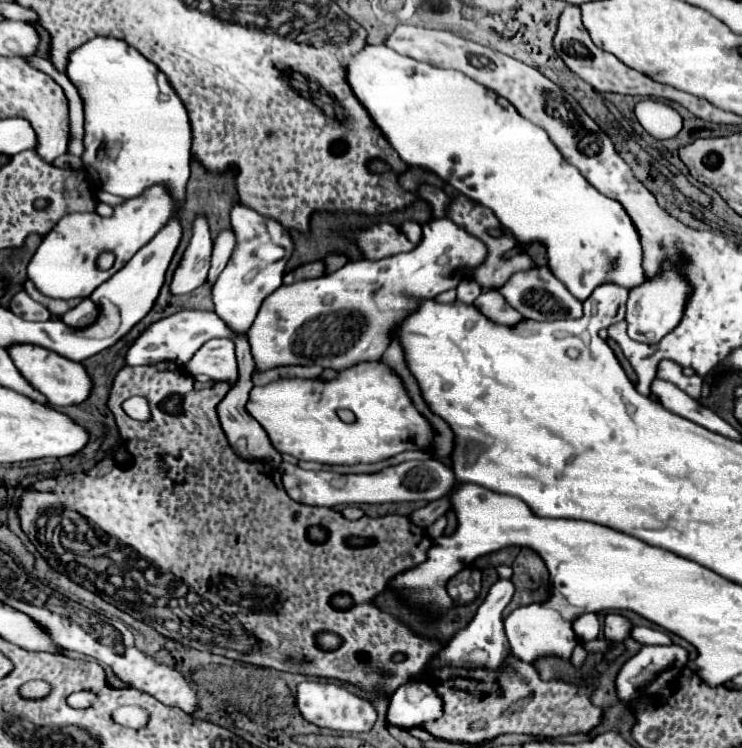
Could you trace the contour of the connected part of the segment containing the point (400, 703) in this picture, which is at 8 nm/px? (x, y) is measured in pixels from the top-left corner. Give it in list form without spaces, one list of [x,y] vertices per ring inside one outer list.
[[[406,683],[400,685],[388,707],[388,721],[402,729],[420,727],[422,723],[436,721],[444,715],[444,701],[432,685]]]

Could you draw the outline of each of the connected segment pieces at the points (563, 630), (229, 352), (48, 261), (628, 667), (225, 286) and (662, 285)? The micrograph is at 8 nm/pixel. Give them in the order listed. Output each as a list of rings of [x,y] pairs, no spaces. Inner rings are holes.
[[[522,609],[512,611],[506,621],[506,637],[512,645],[512,653],[524,661],[534,665],[540,657],[560,657],[570,659],[574,647],[578,645],[578,639],[574,633],[570,633],[570,621],[564,621],[562,617],[522,617]]]
[[[227,338],[209,340],[194,354],[185,369],[192,376],[208,375],[212,381],[224,381],[234,387],[238,383],[234,343]],[[214,371],[218,375],[216,379]]]
[[[152,187],[146,195],[128,199],[114,207],[112,217],[100,217],[96,213],[70,213],[62,217],[54,229],[42,239],[32,255],[26,273],[36,289],[52,299],[90,297],[92,291],[118,273],[170,219],[174,203],[164,187]],[[100,251],[112,251],[116,255],[114,265],[108,271],[96,267]]]
[[[668,645],[668,647],[642,647],[632,659],[628,659],[618,677],[618,699],[622,703],[630,703],[632,699],[638,699],[638,691],[632,691],[632,687],[642,687],[652,683],[664,669],[668,667],[684,667],[688,661],[686,649],[680,645]]]
[[[236,203],[232,207],[232,231],[236,235],[234,255],[224,271],[218,275],[218,281],[212,287],[214,311],[226,321],[234,331],[244,333],[256,319],[256,313],[266,299],[266,295],[274,293],[278,285],[282,285],[282,277],[286,273],[286,265],[294,251],[294,241],[290,231],[276,219],[258,215],[256,211],[242,207]]]
[[[666,263],[656,279],[648,279],[644,285],[630,291],[628,311],[626,311],[628,337],[640,343],[658,343],[666,333],[670,333],[680,323],[688,293],[690,293],[690,283],[682,279],[676,267],[670,267],[670,263]]]

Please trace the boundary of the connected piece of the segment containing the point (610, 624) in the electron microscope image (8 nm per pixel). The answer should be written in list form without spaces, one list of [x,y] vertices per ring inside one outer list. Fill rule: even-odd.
[[[610,613],[606,615],[606,621],[604,621],[604,635],[608,641],[624,641],[628,635],[630,635],[630,623],[626,617],[622,615],[616,615],[616,613]]]

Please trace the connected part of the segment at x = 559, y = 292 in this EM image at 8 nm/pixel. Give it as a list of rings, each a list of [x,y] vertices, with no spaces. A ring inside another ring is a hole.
[[[534,267],[530,271],[520,271],[510,277],[510,281],[500,289],[500,293],[506,297],[506,301],[522,313],[524,319],[538,319],[538,321],[550,321],[550,319],[580,319],[582,315],[582,303],[574,299],[574,295],[560,283],[548,267]]]

